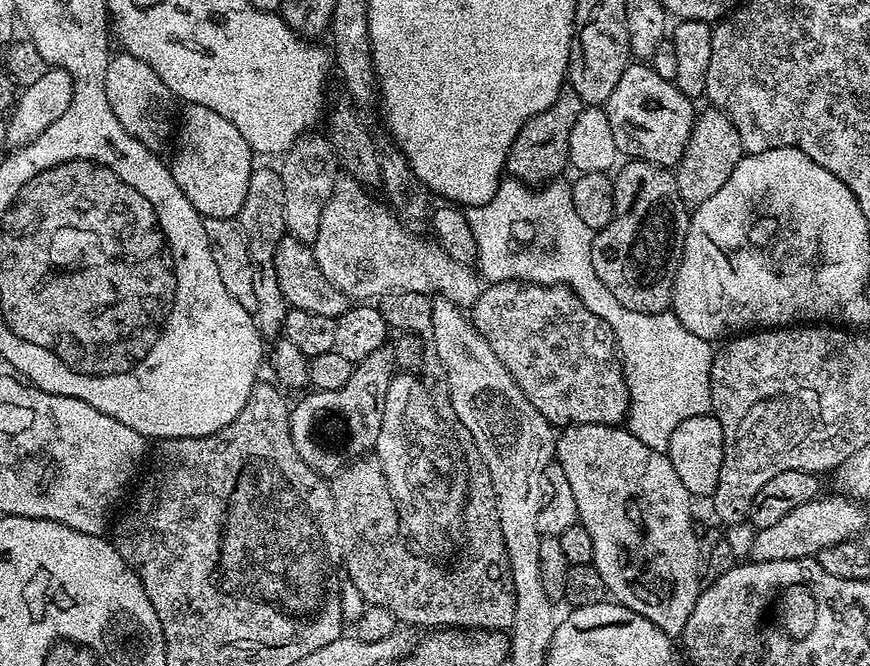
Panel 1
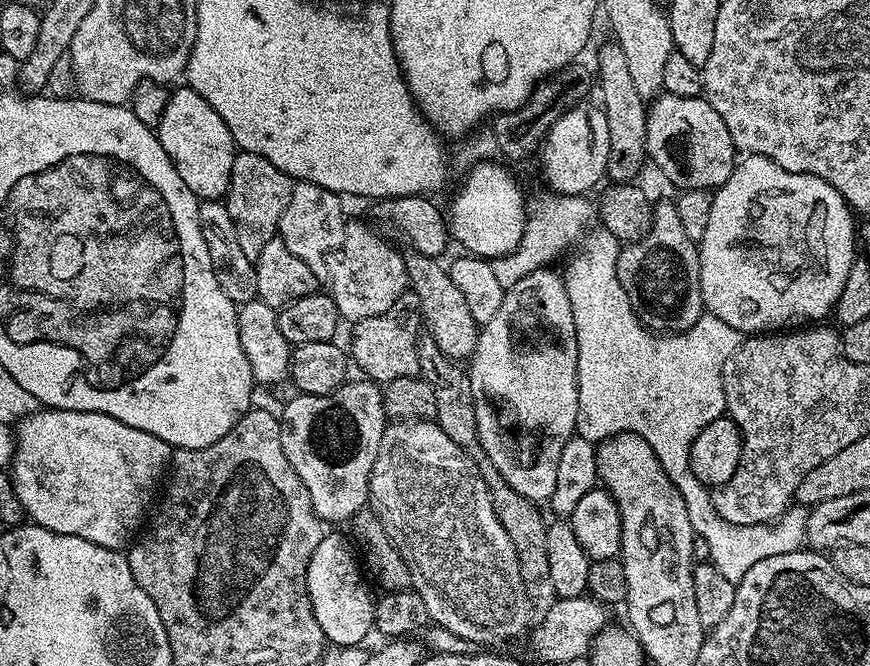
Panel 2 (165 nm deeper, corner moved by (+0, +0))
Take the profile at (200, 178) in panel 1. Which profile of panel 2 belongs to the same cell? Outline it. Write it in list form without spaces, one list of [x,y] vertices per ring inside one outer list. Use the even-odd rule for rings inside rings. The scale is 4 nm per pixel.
[[[181,86],[177,92],[173,91],[168,97],[166,110],[162,114],[159,124],[155,125],[154,131],[156,137],[162,142],[162,150],[166,150],[170,162],[174,162],[174,170],[178,170],[182,182],[186,182],[186,186],[190,186],[190,190],[196,197],[200,200],[220,200],[227,197],[230,170],[234,166],[234,158],[238,149],[226,122],[222,122],[218,110],[214,110],[214,106],[210,106],[210,102],[206,102],[206,98],[202,98],[202,94],[198,94],[187,86]]]

